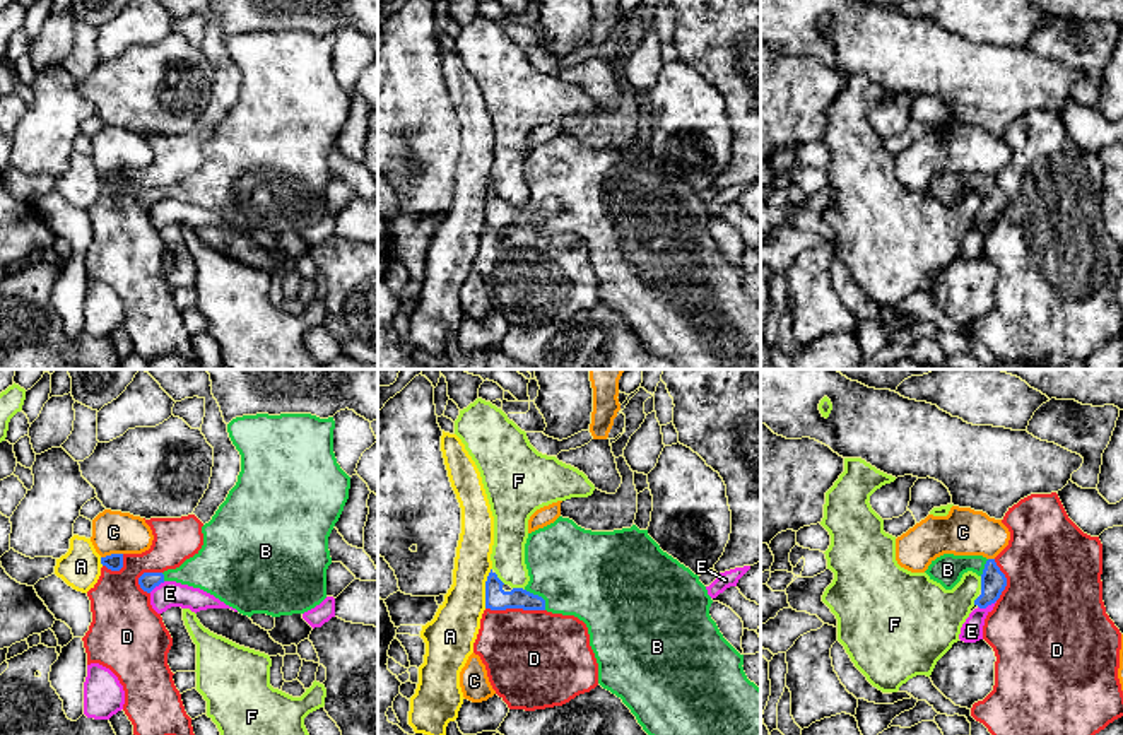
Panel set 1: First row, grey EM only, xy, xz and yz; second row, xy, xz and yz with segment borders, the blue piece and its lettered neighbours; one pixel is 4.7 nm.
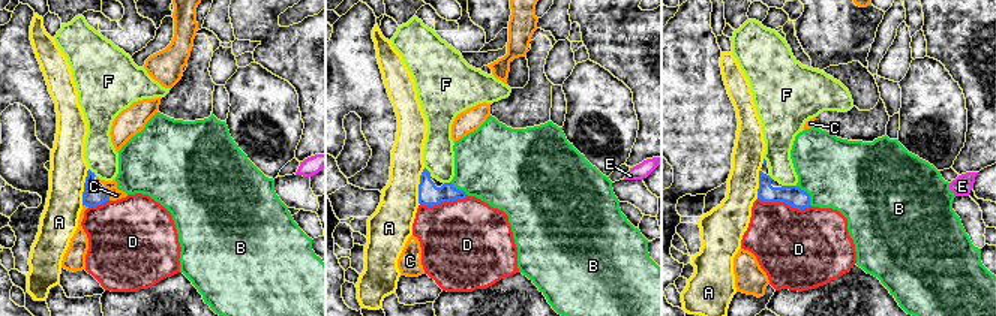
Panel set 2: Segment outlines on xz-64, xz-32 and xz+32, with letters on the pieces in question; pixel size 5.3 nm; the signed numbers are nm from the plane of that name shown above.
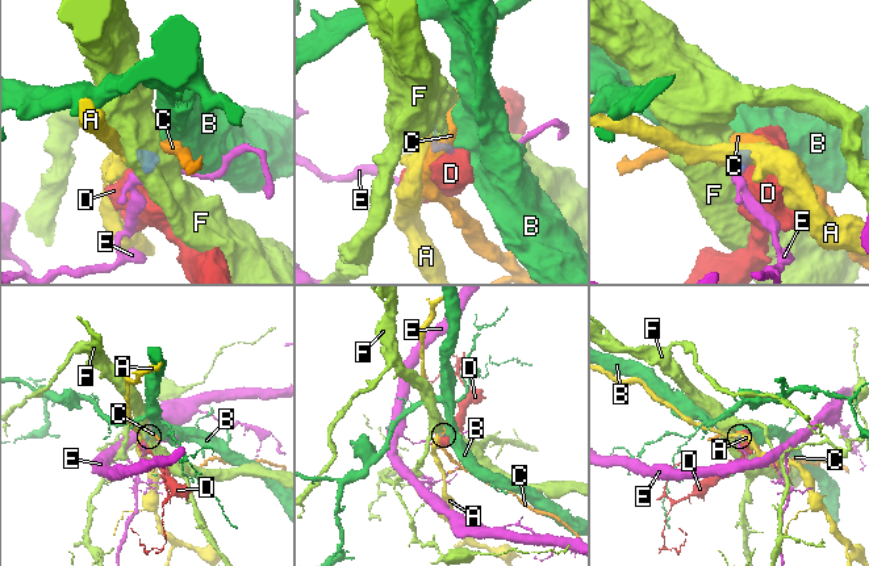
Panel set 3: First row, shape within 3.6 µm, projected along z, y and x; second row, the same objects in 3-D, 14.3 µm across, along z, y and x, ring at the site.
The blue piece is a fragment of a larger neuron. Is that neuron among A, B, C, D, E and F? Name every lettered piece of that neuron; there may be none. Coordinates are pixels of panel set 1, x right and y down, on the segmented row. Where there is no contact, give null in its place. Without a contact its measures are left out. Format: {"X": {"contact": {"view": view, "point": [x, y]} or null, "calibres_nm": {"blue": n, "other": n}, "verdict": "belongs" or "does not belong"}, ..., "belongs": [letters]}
{"A": {"contact": {"view": "xz", "point": [486, 588]}, "calibres_nm": {"blue": 110, "other": 220}, "verdict": "does not belong"}, "B": {"contact": {"view": "xz", "point": [537, 595]}, "calibres_nm": {"blue": 110, "other": 400}, "verdict": "belongs"}, "C": {"contact": {"view": "xy", "point": [111, 554]}, "calibres_nm": {"blue": 80, "other": 200}, "verdict": "does not belong"}, "D": {"contact": {"view": "xz", "point": [515, 607]}, "calibres_nm": {"blue": 110, "other": 440}, "verdict": "does not belong"}, "E": {"contact": {"view": "yz", "point": [987, 605]}, "calibres_nm": {"blue": 120, "other": 110}, "verdict": "does not belong"}, "F": {"contact": {"view": "yz", "point": [981, 583]}, "calibres_nm": {"blue": 120, "other": 240}, "verdict": "does not belong"}, "belongs": ["B"]}

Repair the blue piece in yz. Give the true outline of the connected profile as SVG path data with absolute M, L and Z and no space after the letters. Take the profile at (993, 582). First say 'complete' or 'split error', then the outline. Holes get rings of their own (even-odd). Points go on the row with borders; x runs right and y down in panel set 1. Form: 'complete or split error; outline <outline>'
split error; outline M944 554L932 561L925 573L945 590L952 590L967 571L973 571L981 578L981 590L971 612L978 607L986 609L995 603L1007 586L1007 578L997 566L995 559Z

